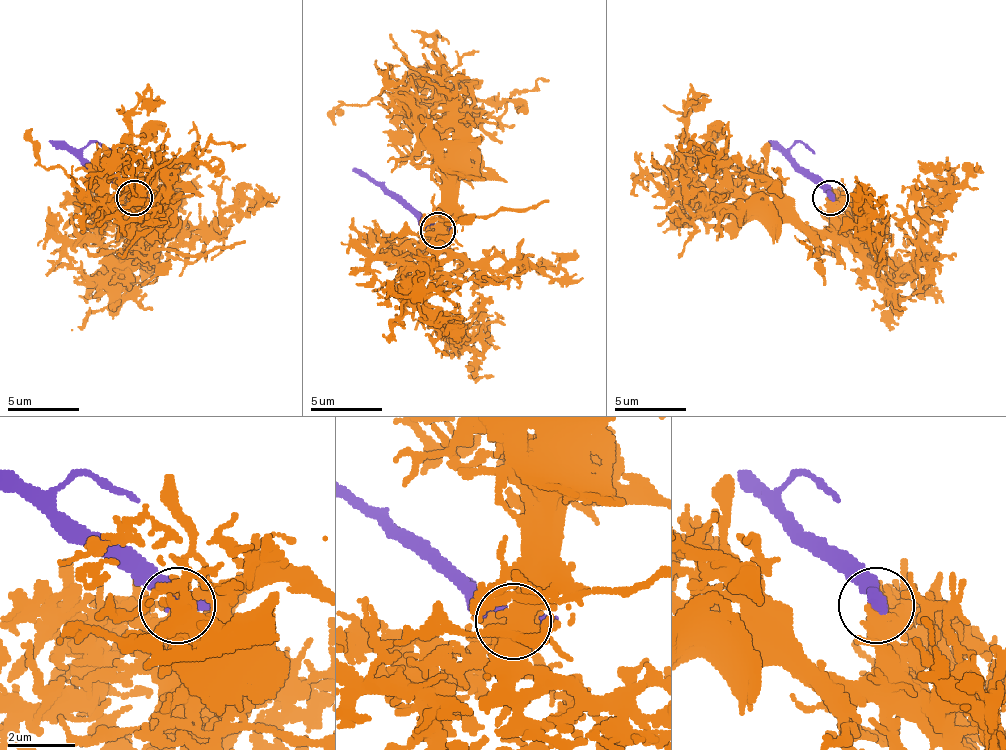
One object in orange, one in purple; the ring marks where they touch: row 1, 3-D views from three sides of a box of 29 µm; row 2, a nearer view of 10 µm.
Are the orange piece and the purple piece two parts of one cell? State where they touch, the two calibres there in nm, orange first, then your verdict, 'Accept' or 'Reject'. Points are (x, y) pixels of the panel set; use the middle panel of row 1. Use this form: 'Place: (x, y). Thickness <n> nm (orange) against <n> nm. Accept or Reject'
Place: (438, 230). Thickness 320 nm (orange) against 650 nm. Reject

